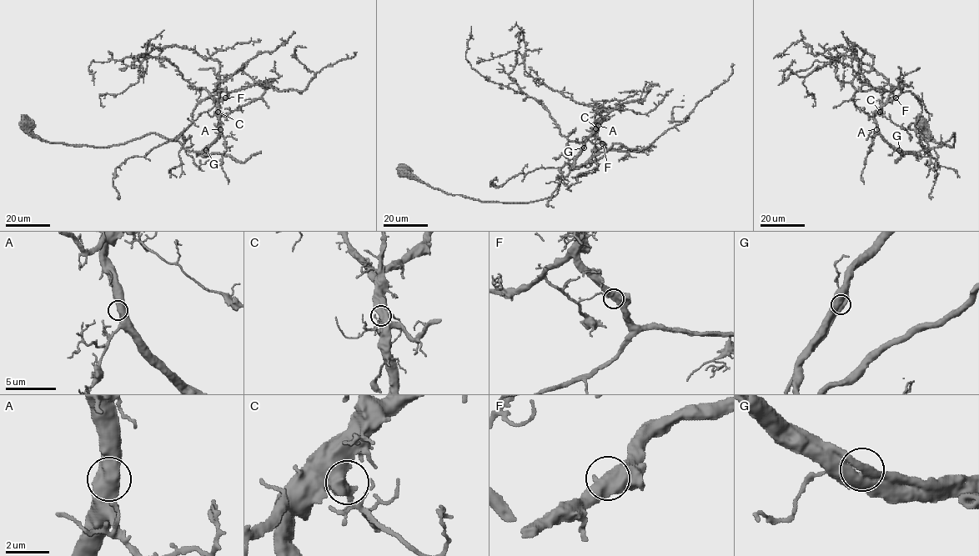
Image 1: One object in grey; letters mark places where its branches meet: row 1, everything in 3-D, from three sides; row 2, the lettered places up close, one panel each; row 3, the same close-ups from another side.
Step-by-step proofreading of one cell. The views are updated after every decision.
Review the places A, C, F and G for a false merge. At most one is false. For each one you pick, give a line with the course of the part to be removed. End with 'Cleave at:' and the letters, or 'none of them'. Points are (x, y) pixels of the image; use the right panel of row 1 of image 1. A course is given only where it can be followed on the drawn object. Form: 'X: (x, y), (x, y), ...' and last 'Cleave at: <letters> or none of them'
Cleave at: none of them

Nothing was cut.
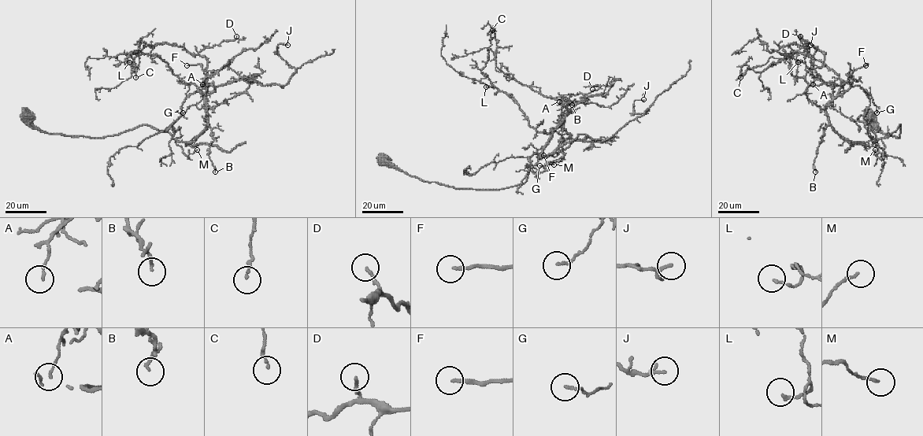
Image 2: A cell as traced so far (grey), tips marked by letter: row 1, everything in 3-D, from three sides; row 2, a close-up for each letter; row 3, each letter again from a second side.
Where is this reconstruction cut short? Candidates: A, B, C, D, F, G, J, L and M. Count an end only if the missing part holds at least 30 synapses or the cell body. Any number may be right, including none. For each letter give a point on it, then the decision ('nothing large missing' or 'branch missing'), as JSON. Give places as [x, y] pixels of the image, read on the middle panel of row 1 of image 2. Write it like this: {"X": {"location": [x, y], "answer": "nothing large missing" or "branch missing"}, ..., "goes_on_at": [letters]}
{"A": {"location": [559, 101], "answer": "nothing large missing"}, "B": {"location": [572, 105], "answer": "nothing large missing"}, "C": {"location": [492, 30], "answer": "nothing large missing"}, "D": {"location": [592, 89], "answer": "nothing large missing"}, "F": {"location": [543, 155], "answer": "branch missing"}, "G": {"location": [539, 165], "answer": "nothing large missing"}, "J": {"location": [643, 99], "answer": "nothing large missing"}, "L": {"location": [486, 86], "answer": "nothing large missing"}, "M": {"location": [554, 164], "answer": "nothing large missing"}, "goes_on_at": ["F"]}

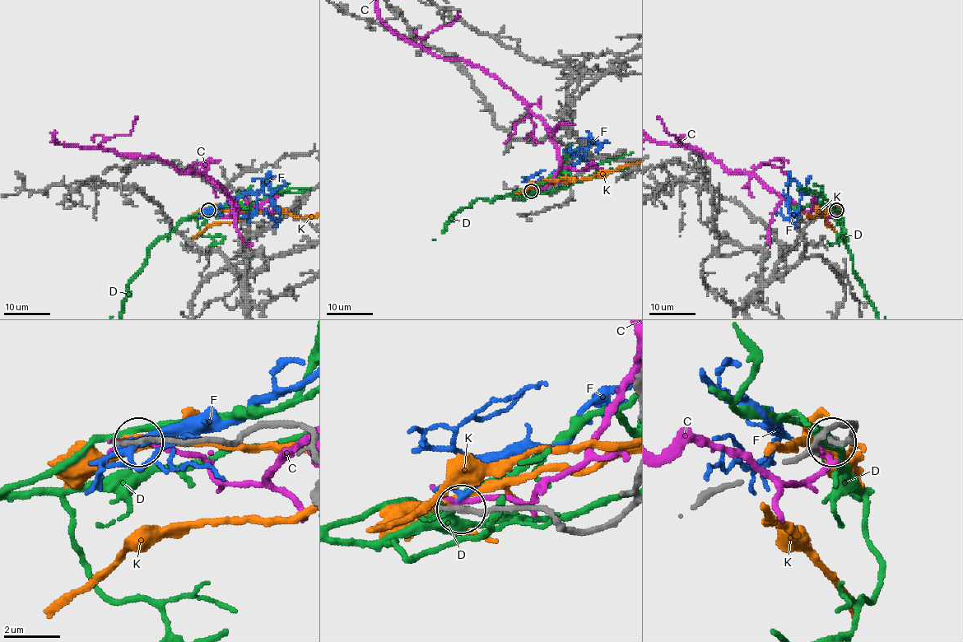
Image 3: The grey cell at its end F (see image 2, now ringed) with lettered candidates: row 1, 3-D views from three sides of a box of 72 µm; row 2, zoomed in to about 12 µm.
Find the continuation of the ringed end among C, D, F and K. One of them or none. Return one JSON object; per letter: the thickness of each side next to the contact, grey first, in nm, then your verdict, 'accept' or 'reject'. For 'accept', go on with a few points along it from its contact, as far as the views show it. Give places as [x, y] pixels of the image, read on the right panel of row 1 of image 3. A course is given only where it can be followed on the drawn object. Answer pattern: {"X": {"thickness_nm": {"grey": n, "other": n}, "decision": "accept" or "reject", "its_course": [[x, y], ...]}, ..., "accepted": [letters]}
{"C": {"thickness_nm": {"grey": 240, "other": 240}, "decision": "reject"}, "D": {"thickness_nm": {"grey": 200, "other": 200}, "decision": "reject"}, "F": {"thickness_nm": {"grey": 240, "other": 130}, "decision": "reject"}, "K": {"thickness_nm": {"grey": 220, "other": 240}, "decision": "reject"}, "accepted": []}

